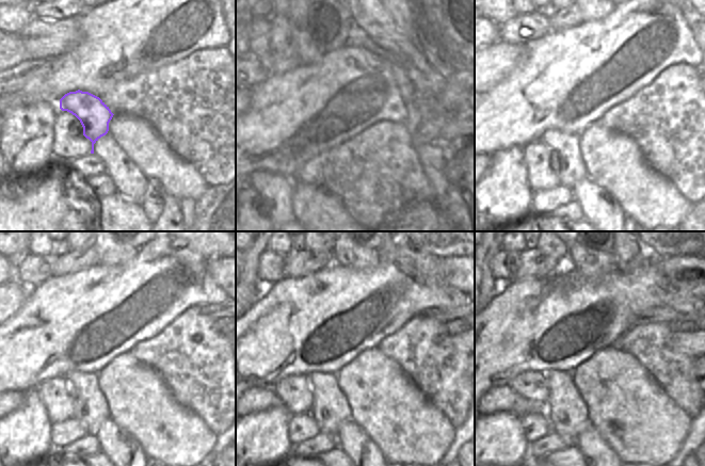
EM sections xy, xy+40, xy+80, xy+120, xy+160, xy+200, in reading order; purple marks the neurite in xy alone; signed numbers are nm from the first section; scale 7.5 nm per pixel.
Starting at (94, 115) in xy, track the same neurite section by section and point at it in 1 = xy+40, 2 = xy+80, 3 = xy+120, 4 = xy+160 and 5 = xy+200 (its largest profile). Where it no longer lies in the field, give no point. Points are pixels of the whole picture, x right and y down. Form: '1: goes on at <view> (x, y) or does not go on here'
1: goes on at xy+40 (327, 137)
2: goes on at xy+80 (572, 170)
3: goes on at xy+120 (91, 407)
4: goes on at xy+160 (330, 410)
5: goes on at xy+200 (569, 416)

